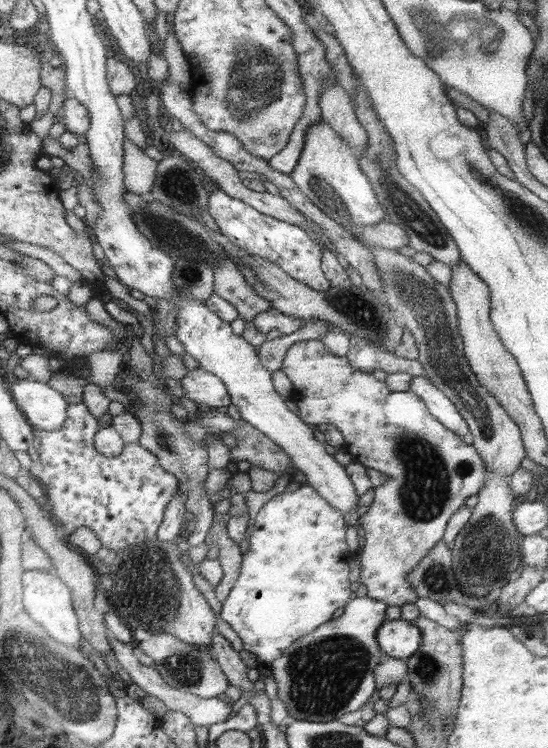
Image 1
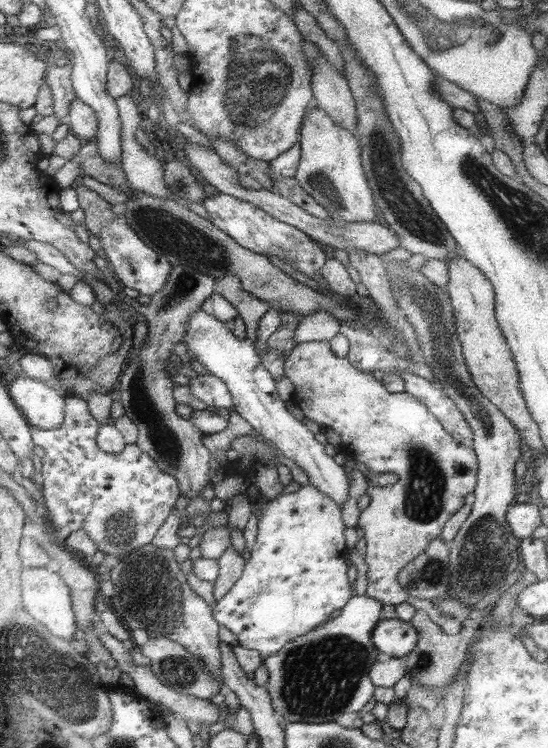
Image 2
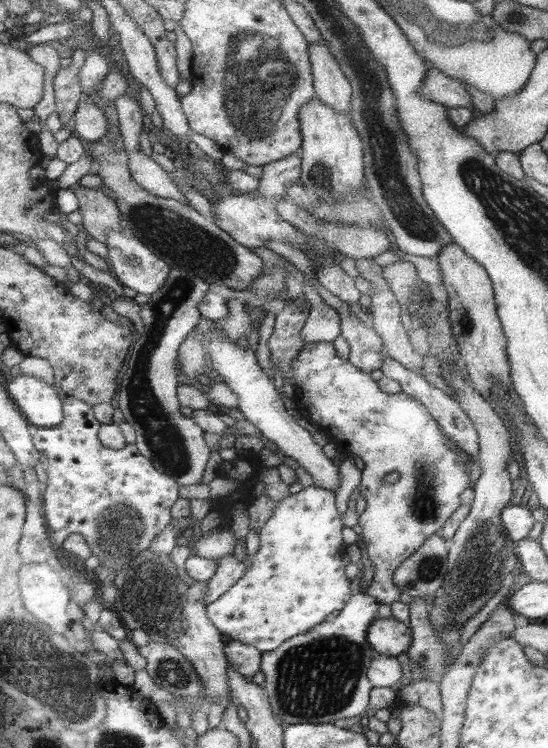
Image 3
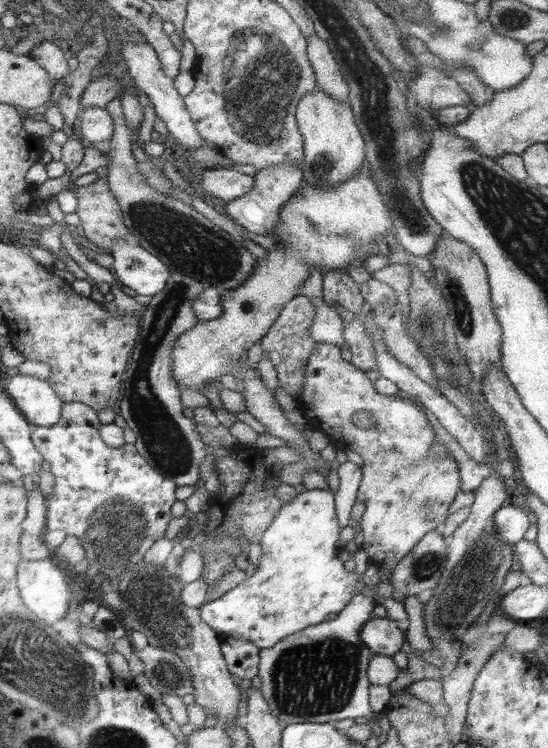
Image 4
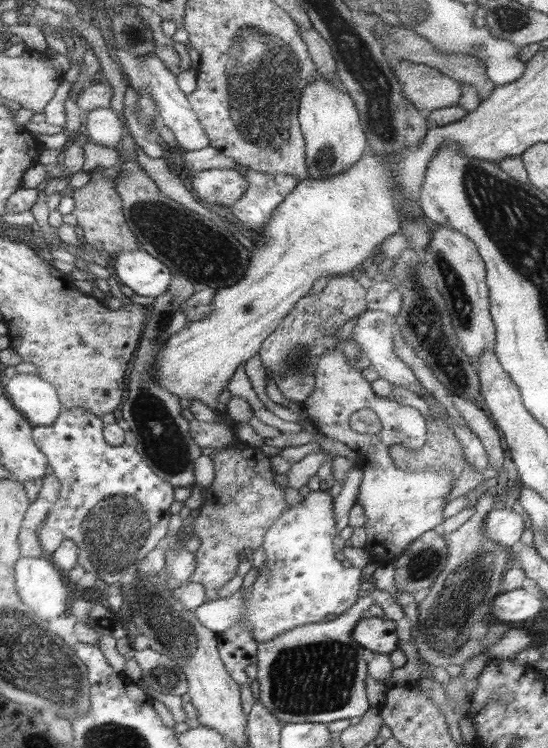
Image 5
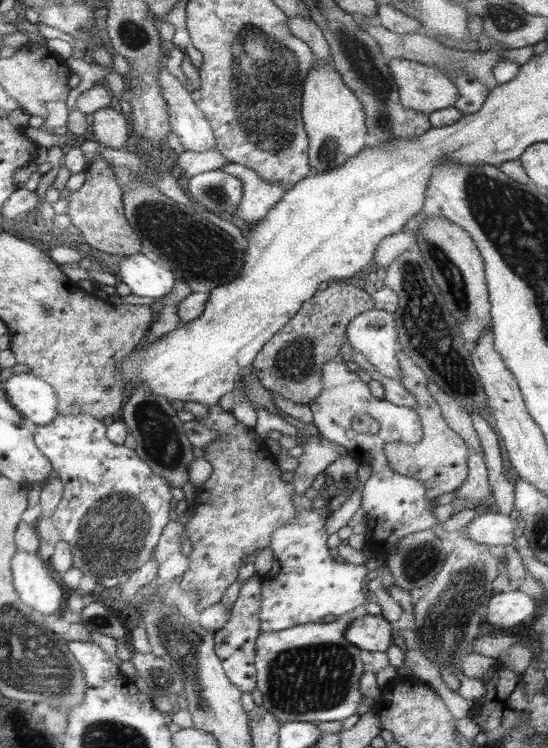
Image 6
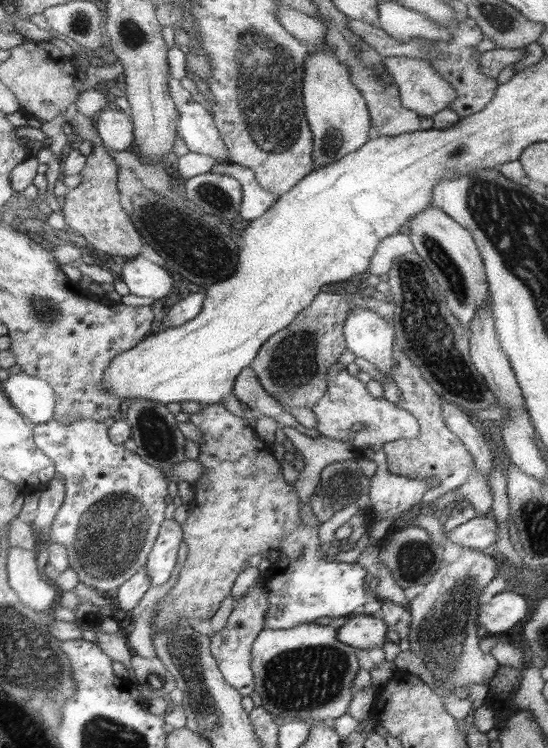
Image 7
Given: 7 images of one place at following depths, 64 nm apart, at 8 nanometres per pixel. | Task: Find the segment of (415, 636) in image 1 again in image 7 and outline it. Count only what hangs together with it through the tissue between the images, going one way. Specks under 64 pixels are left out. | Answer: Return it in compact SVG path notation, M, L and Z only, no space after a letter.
M355 616L343 624L339 630L339 642L355 648L355 650L383 650L389 632L387 620L381 616Z

